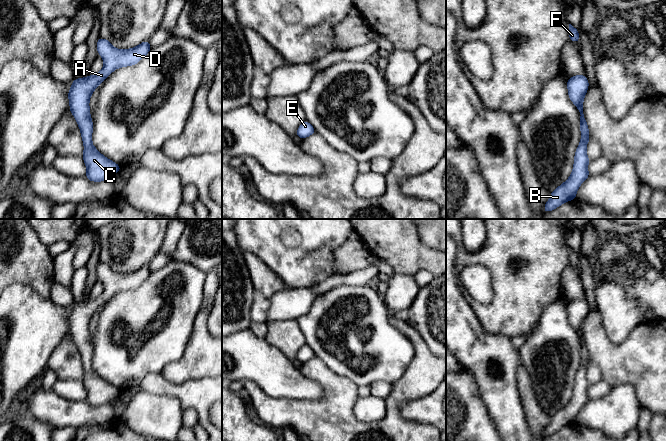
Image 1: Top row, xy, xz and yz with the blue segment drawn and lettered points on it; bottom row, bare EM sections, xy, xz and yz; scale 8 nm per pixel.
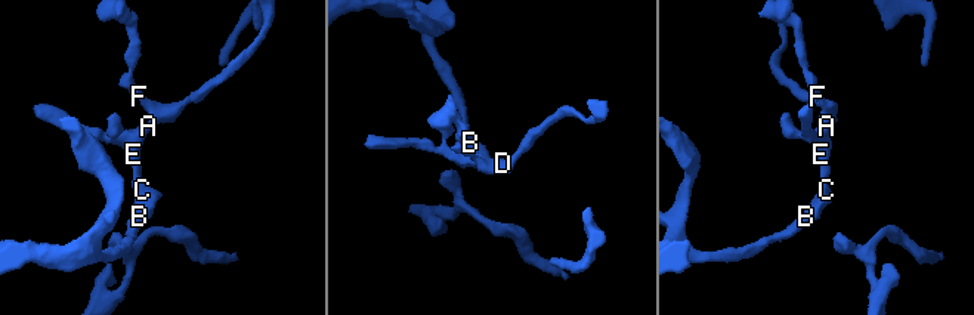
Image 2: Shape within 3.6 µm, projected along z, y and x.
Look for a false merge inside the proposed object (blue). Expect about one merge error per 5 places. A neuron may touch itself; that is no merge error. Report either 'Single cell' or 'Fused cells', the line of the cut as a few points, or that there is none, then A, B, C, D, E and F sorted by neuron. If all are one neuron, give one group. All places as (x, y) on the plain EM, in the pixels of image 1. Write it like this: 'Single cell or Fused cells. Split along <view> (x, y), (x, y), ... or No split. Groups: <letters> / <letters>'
Single cell. No split. Groups: A B C D E F

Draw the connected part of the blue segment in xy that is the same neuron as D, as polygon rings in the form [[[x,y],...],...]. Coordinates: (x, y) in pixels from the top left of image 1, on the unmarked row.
[[[103,262],[96,268],[97,276],[104,285],[103,293],[97,299],[74,303],[68,317],[70,335],[80,352],[84,368],[82,382],[87,391],[85,401],[94,406],[110,403],[121,391],[103,380],[92,368],[93,347],[90,341],[89,324],[93,315],[115,293],[137,288],[151,274],[149,265],[131,273],[116,273]]]

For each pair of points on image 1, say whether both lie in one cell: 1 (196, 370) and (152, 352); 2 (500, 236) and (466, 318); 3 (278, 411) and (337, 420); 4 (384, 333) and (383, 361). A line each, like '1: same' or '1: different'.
1: different
2: different
3: same
4: same

